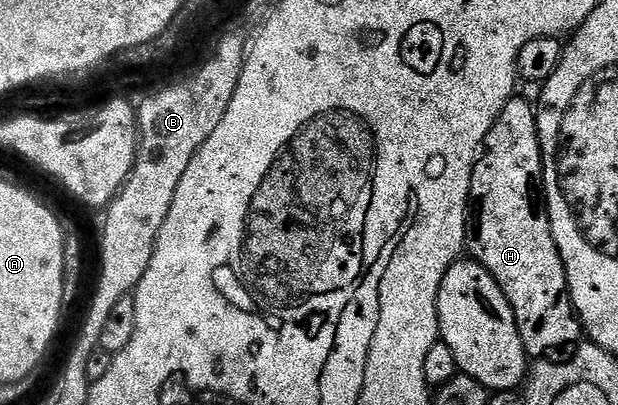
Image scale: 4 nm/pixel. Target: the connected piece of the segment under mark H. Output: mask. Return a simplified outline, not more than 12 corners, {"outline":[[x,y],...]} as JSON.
{"outline":[[510,99],[470,182],[468,251],[527,354],[584,332],[546,212],[535,104]]}

